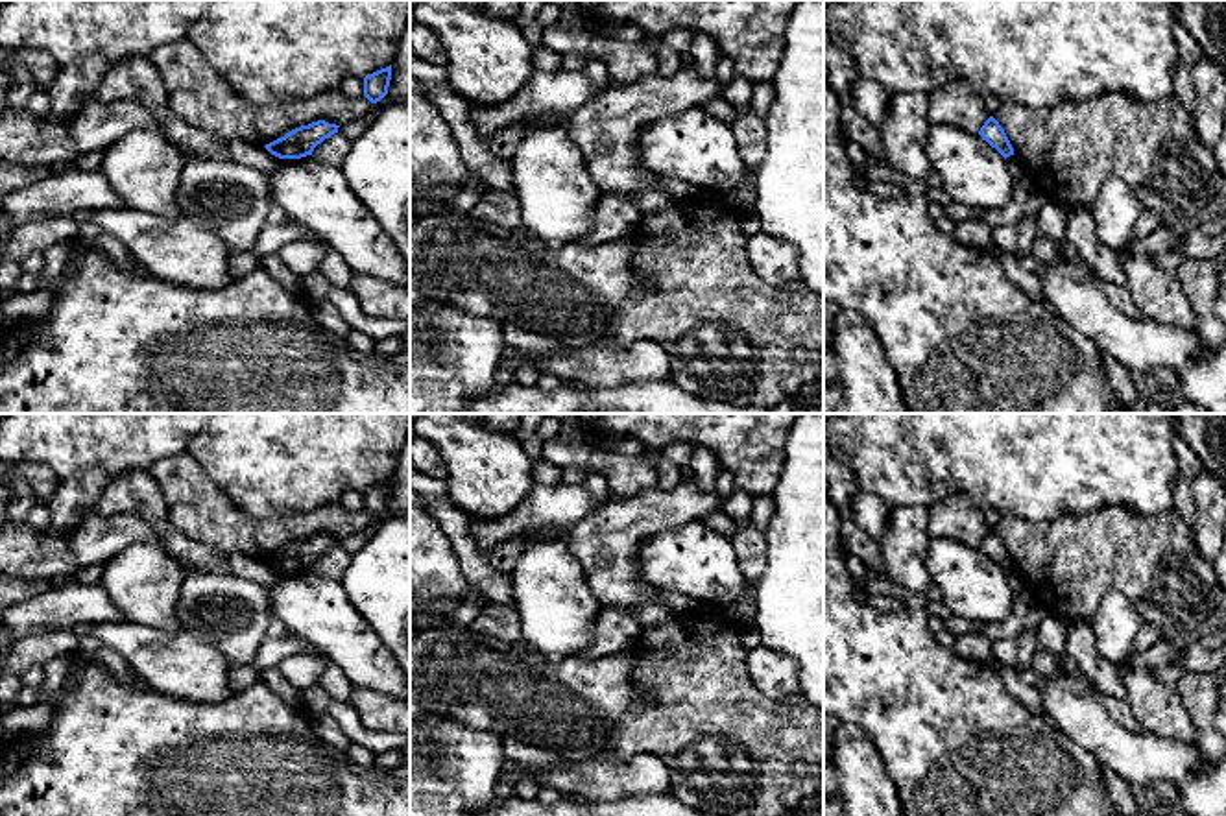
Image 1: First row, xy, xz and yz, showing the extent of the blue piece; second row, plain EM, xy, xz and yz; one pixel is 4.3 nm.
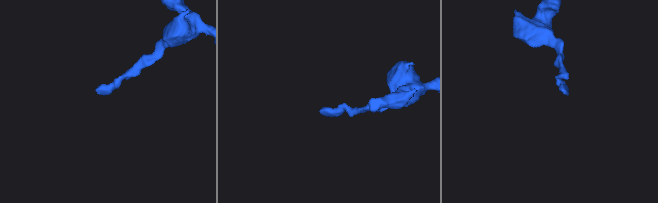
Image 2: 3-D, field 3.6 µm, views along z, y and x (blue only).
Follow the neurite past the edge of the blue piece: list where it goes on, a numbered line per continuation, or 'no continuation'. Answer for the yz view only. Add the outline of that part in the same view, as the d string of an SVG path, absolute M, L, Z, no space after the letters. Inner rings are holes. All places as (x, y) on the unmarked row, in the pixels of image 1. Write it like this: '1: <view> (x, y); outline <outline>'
no continuation

